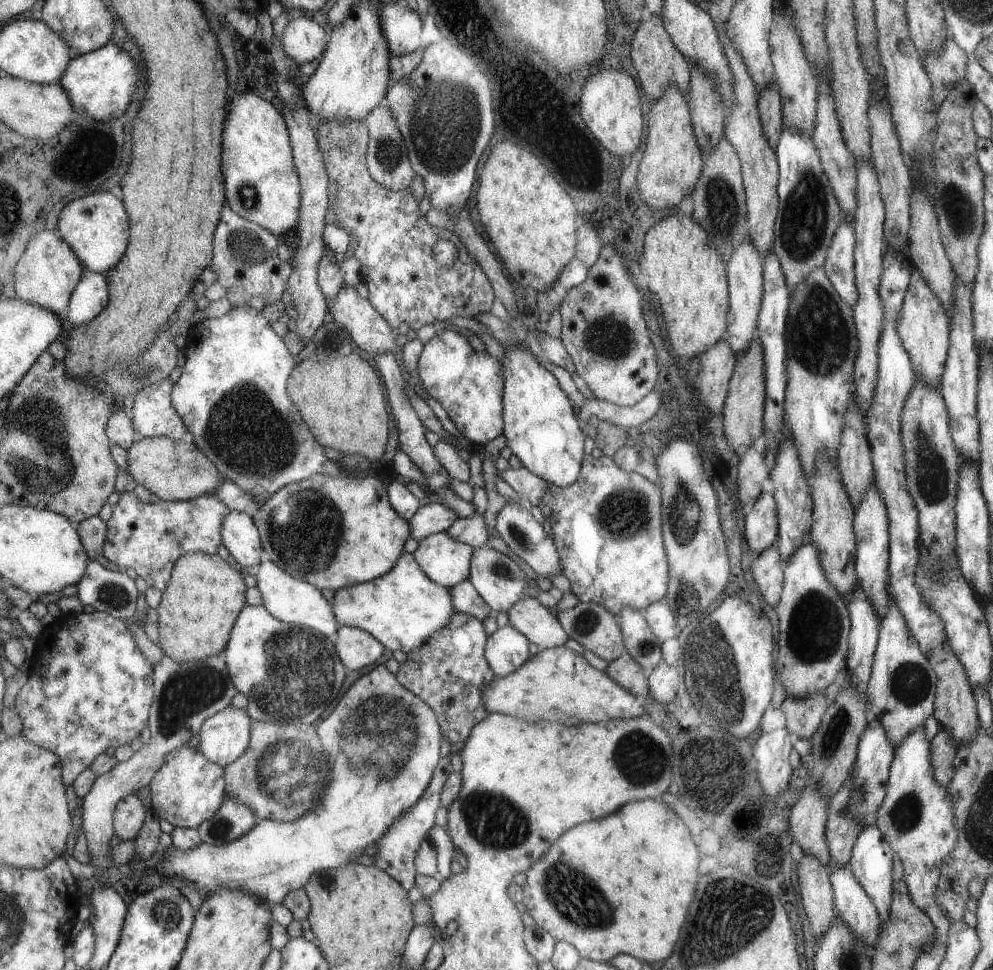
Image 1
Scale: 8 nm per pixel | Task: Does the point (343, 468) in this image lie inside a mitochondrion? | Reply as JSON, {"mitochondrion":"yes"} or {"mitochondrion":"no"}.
{"mitochondrion":"no"}

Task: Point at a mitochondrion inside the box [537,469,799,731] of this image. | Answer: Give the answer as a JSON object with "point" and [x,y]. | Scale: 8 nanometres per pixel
{"point":[624,513]}

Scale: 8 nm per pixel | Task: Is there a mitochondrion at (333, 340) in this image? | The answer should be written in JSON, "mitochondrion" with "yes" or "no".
{"mitochondrion":"yes"}

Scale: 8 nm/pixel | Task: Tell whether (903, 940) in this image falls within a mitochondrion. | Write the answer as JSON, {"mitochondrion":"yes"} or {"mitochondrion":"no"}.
{"mitochondrion":"no"}

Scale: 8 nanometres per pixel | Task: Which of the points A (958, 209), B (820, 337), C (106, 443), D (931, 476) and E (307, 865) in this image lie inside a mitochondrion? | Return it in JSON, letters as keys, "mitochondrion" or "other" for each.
{"A":"mitochondrion","B":"mitochondrion","C":"other","D":"mitochondrion","E":"other"}

